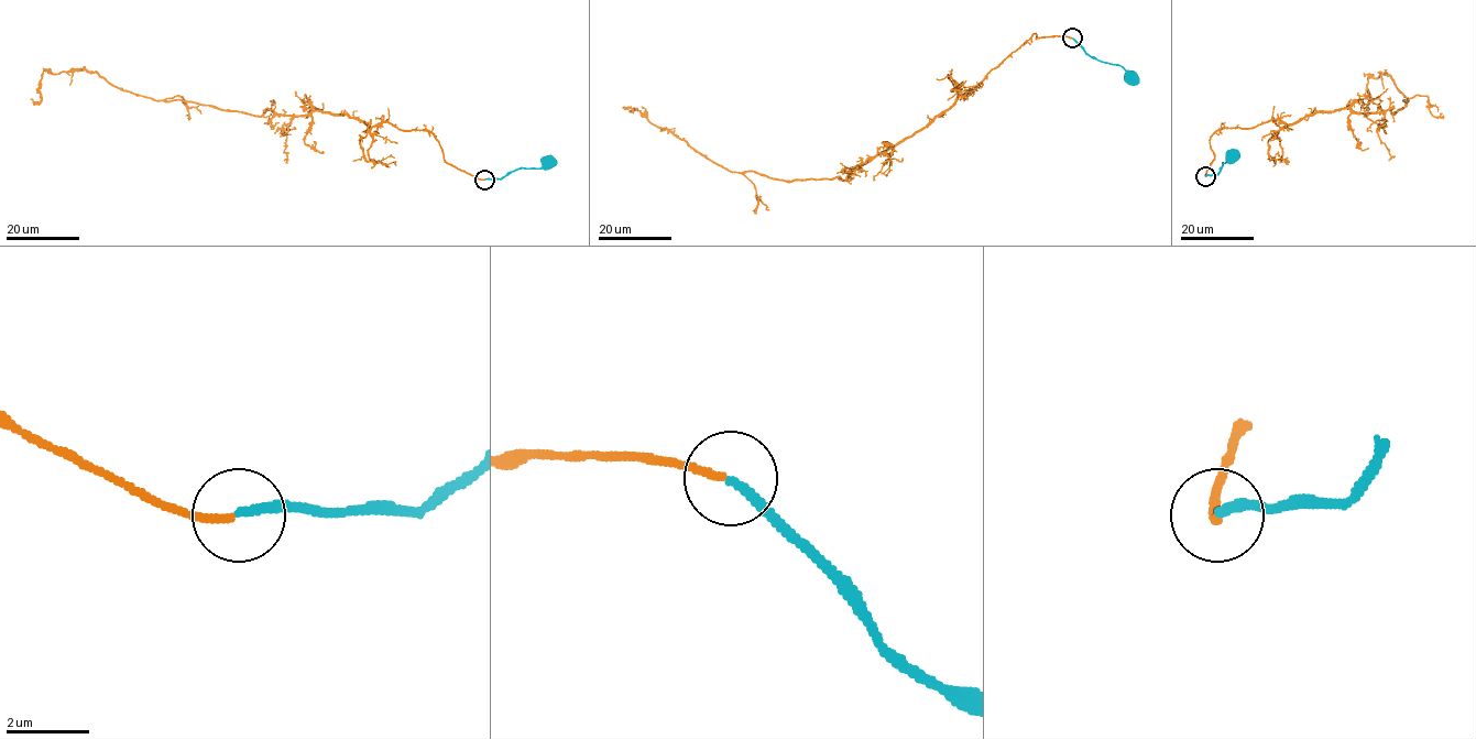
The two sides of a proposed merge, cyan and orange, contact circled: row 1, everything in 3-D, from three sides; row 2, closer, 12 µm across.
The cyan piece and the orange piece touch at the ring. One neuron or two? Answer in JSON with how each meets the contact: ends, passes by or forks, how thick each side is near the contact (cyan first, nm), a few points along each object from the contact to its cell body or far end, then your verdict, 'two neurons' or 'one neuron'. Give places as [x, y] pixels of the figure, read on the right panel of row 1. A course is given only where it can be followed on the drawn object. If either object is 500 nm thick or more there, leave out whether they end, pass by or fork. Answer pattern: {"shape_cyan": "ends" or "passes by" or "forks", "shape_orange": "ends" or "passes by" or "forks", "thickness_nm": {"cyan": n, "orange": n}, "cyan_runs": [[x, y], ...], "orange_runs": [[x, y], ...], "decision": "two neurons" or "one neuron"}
{"shape_cyan": "ends", "shape_orange": "ends", "thickness_nm": {"cyan": 220, "orange": 180}, "cyan_runs": [[1205, 175], [1216, 175], [1223, 162], [1232, 156]], "orange_runs": [[1205, 175], [1220, 129], [1345, 108], [1395, 115], [1408, 100], [1387, 73], [1370, 75], [1367, 104]], "decision": "two neurons"}

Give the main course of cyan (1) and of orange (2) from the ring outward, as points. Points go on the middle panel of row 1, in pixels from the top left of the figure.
1: (1072, 37), (1085, 51), (1103, 63), (1121, 65), (1130, 76)
2: (1071, 37), (1034, 33), (926, 127), (844, 180), (784, 181), (733, 172), (640, 110), (623, 107)

